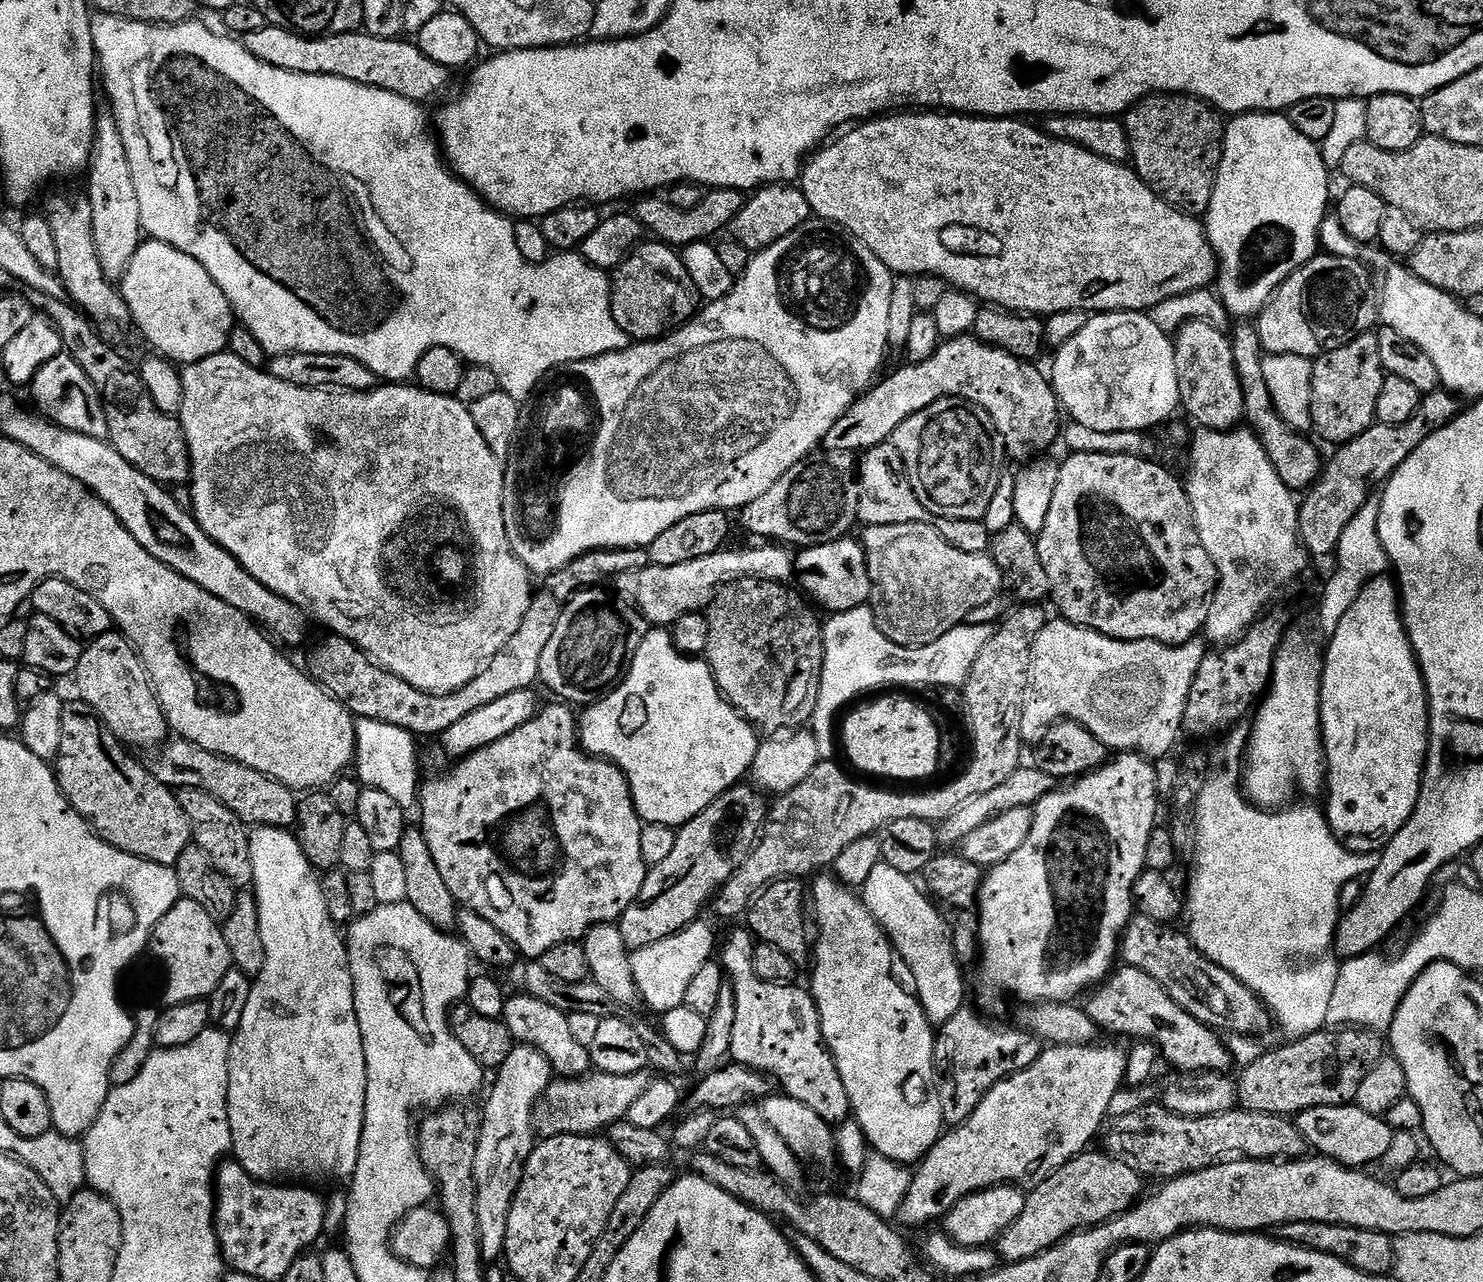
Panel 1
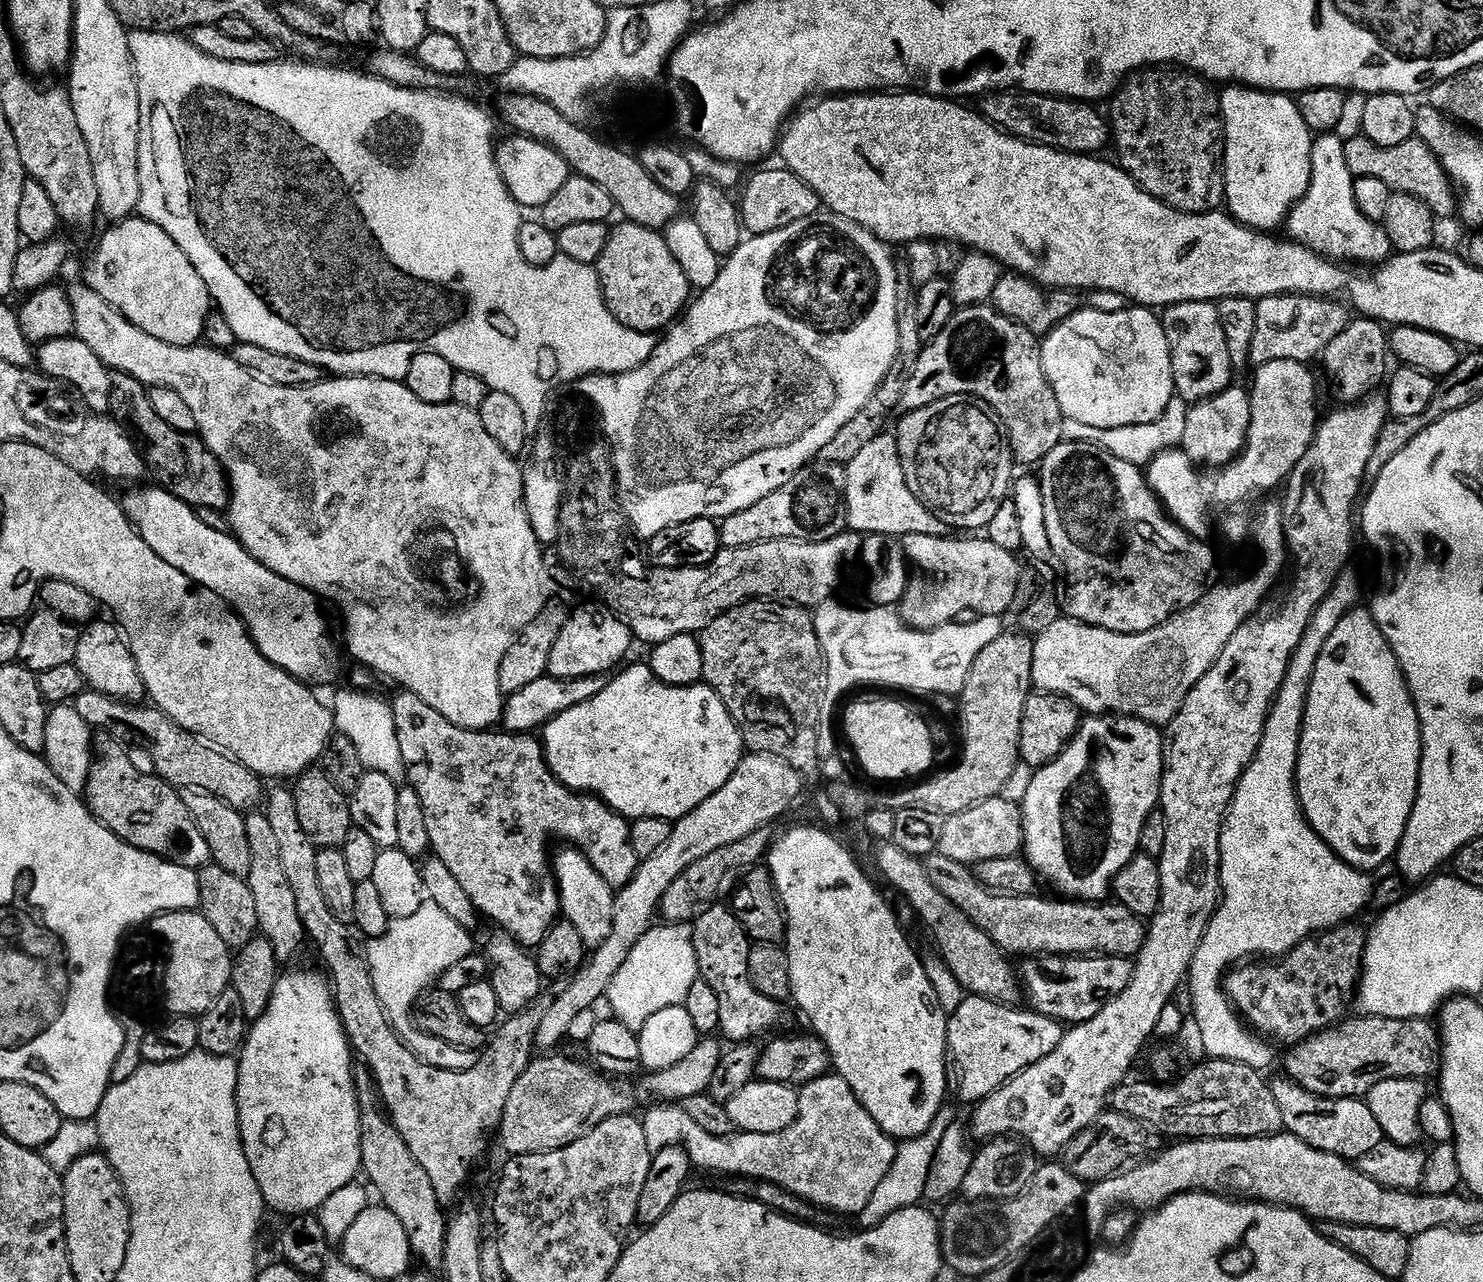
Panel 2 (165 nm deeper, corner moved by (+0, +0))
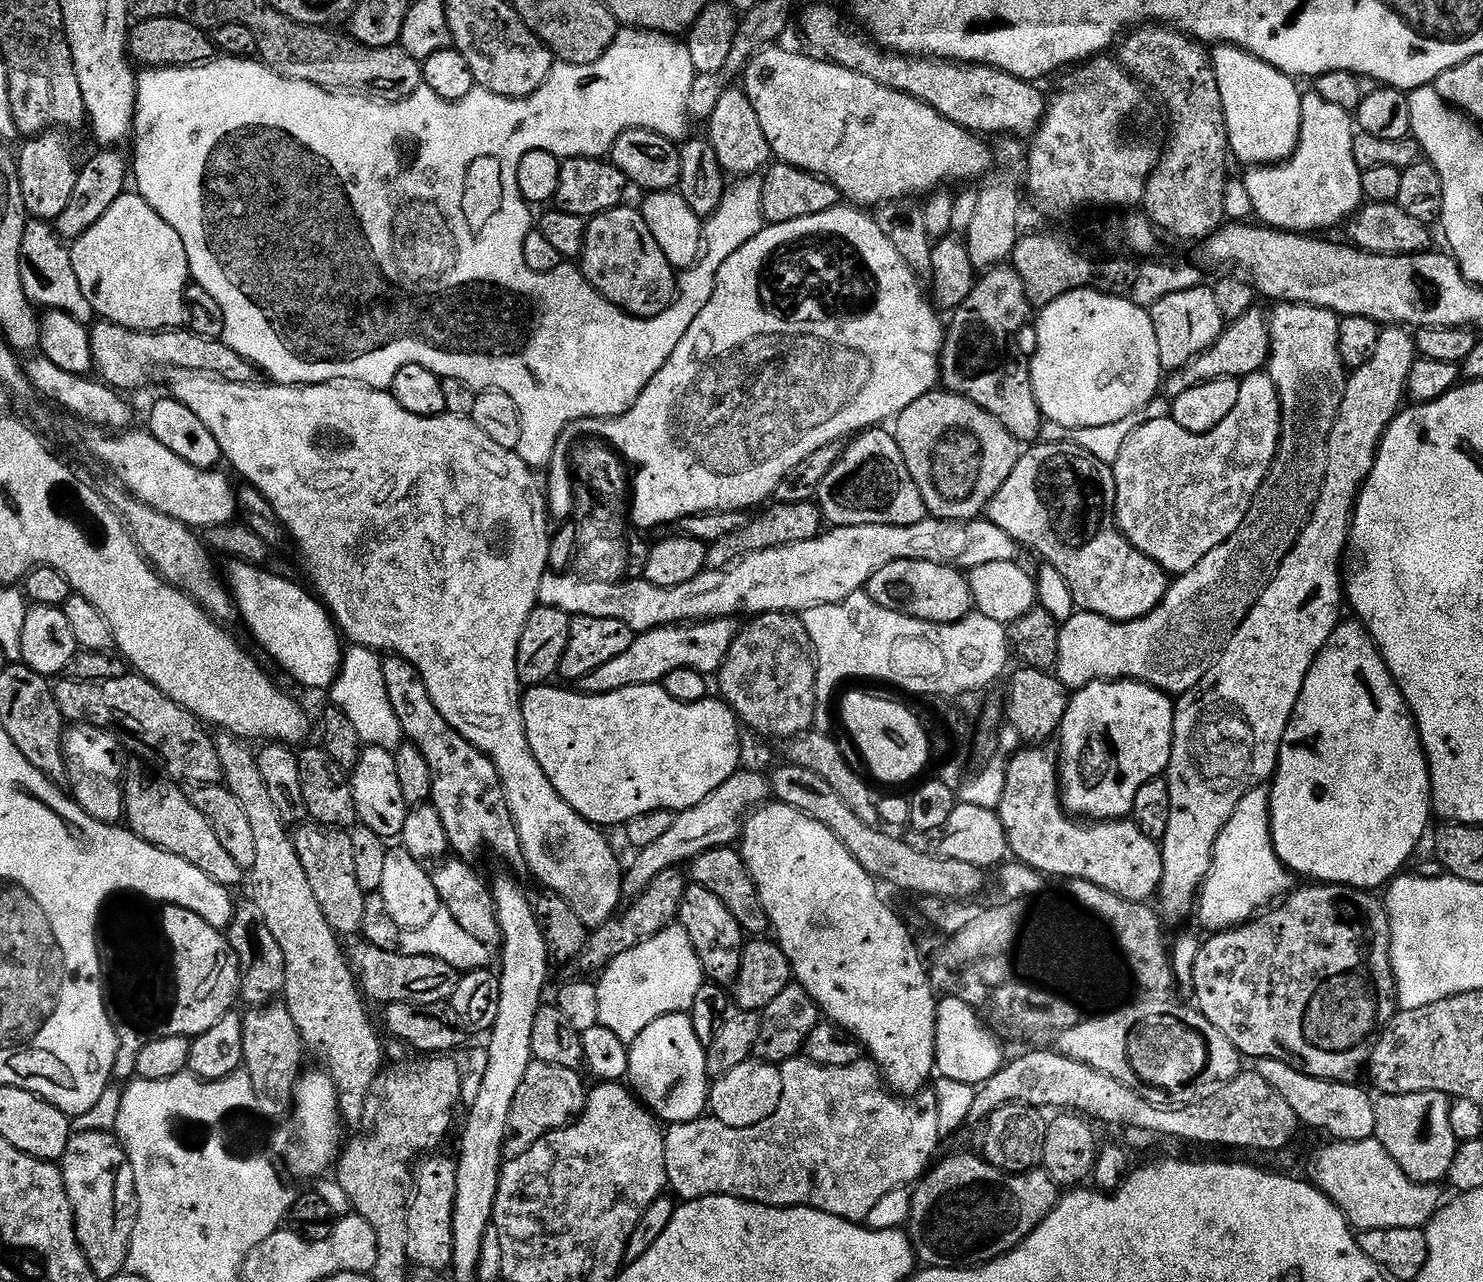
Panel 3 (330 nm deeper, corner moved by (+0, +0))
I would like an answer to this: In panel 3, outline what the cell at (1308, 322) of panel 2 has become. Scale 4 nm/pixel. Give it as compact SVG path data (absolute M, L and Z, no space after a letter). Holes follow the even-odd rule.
M1253 306L1242 318L1231 321L1224 328L1221 336L1212 346L1202 353L1198 353L1176 371L1169 371L1162 384L1163 395L1175 398L1186 394L1194 386L1202 386L1206 382L1215 380L1238 380L1246 376L1255 376L1268 362L1268 321L1265 313L1259 312L1259 307Z

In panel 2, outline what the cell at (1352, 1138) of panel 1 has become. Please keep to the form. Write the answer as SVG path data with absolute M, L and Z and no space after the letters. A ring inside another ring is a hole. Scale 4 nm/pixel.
M1287 1078L1272 1080L1270 1085L1282 1114L1284 1128L1302 1142L1314 1146L1314 1150L1340 1156L1349 1162L1359 1162L1374 1146L1385 1141L1382 1126L1378 1126L1374 1114L1370 1114L1370 1106L1363 1099L1331 1100L1310 1094L1310 1090Z

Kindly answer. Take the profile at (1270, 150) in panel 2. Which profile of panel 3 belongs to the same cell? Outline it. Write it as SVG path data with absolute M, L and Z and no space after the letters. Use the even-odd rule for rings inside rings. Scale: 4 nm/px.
M1217 44L1211 49L1214 74L1218 78L1218 90L1222 94L1224 125L1228 131L1228 146L1233 157L1236 156L1244 166L1271 166L1291 160L1300 137L1302 118L1302 92L1296 89L1297 81L1279 72L1274 66L1262 62L1257 56L1243 52L1234 44Z

